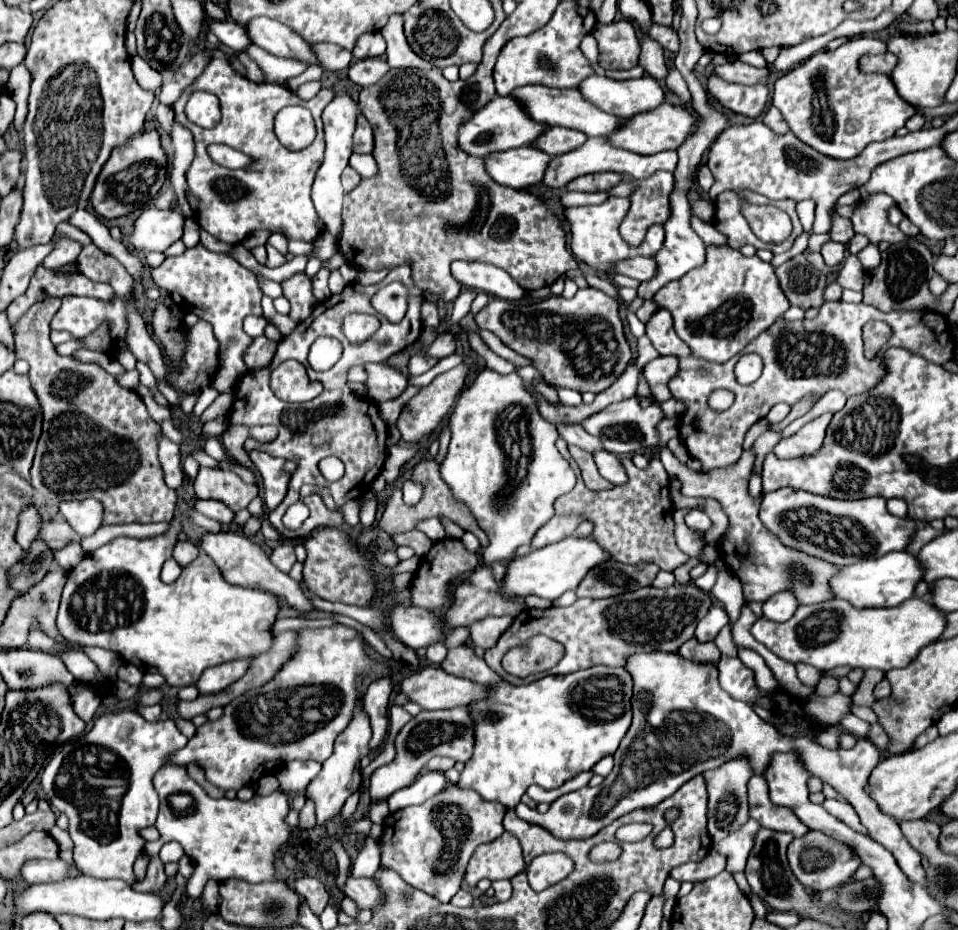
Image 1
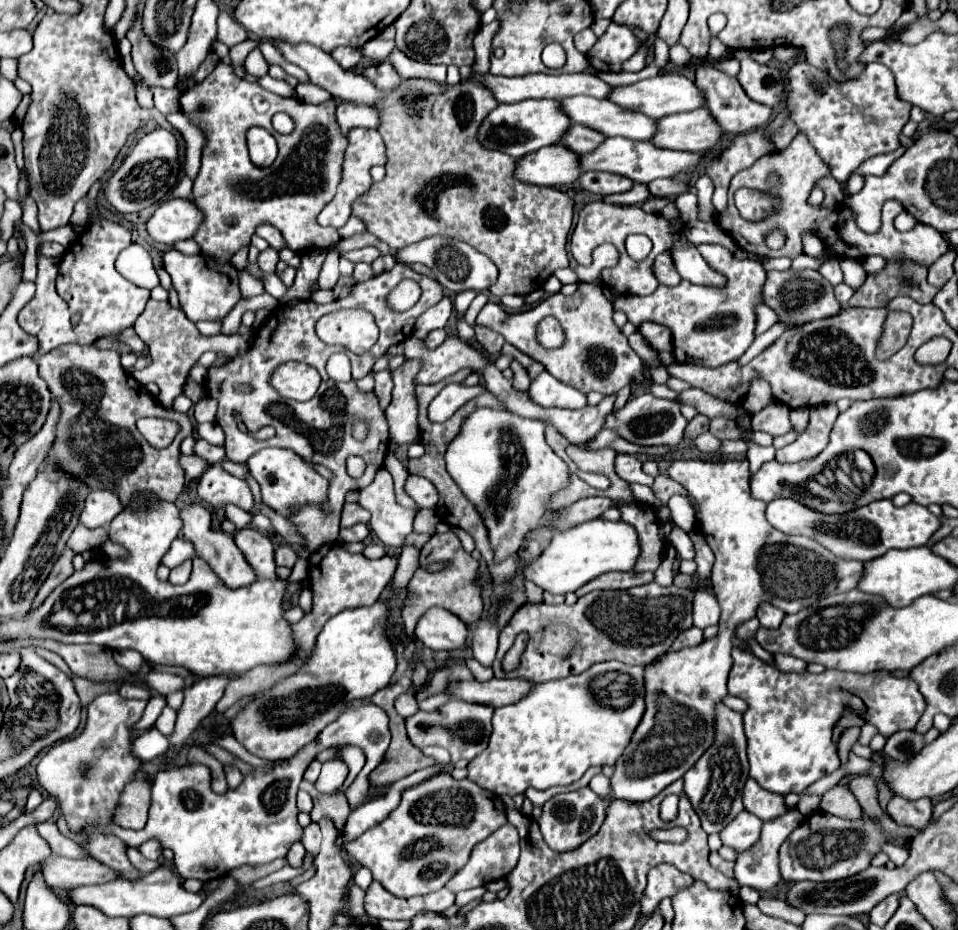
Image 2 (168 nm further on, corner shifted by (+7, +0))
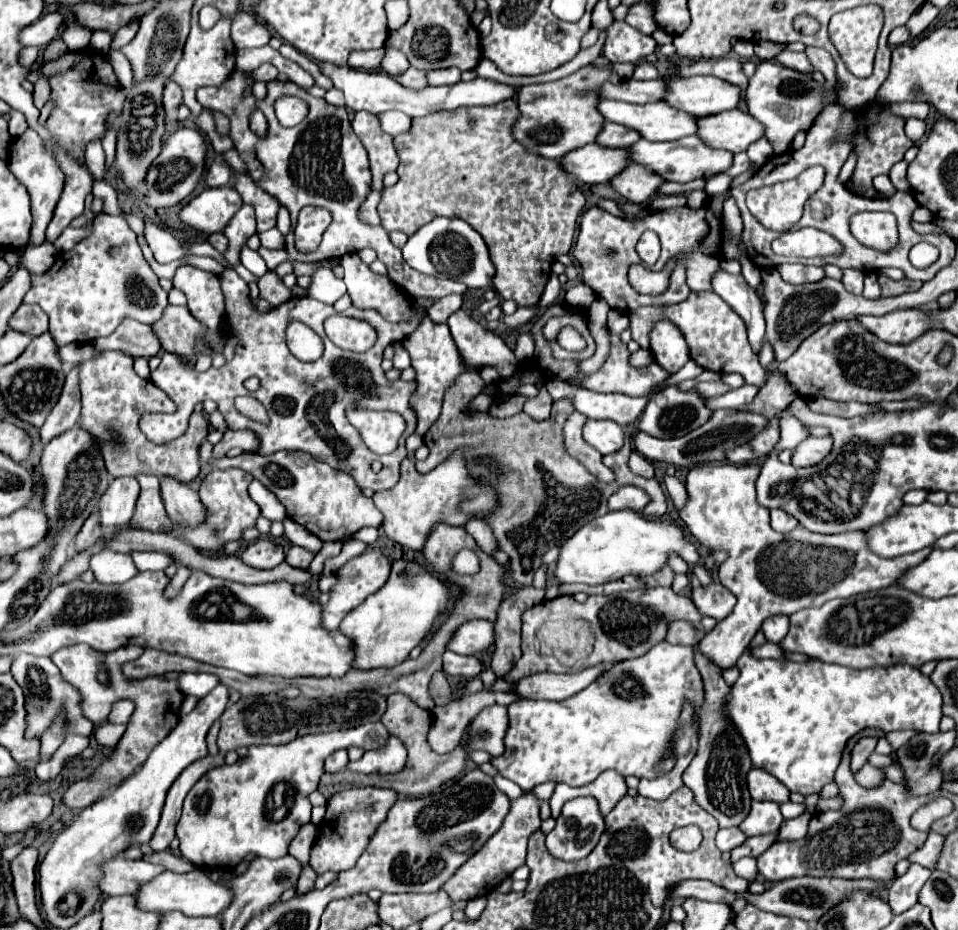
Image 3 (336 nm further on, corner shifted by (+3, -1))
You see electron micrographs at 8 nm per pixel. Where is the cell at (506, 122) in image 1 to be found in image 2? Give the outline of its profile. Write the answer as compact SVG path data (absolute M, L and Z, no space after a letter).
M521 100L515 104L499 104L495 110L491 110L477 130L477 140L489 150L499 150L519 158L539 150L541 146L557 144L569 126L571 122L559 112L557 100Z

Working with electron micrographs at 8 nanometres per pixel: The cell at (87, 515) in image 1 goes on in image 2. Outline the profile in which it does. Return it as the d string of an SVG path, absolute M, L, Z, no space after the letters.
M89 492L85 506L81 510L79 522L85 528L99 528L99 526L107 526L119 512L121 512L121 504L119 498L111 492Z

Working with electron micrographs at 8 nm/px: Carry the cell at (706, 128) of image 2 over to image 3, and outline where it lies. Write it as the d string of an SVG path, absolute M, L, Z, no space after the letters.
M731 109L727 113L699 119L699 137L713 149L727 149L731 153L747 151L751 143L765 137L765 125L753 115Z

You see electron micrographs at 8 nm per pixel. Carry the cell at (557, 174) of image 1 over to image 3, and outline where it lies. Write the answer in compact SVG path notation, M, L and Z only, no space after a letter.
M697 135L695 137L683 137L679 141L669 141L669 143L651 143L647 139L641 139L631 147L635 153L635 163L651 165L651 169L657 169L657 173L663 173L667 181L677 181L677 183L687 183L693 179L707 179L717 173L725 173L733 165L733 153L725 149L713 149L707 147Z

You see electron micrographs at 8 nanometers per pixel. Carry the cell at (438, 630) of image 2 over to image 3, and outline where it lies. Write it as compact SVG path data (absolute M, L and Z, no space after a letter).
M469 621L459 629L459 633L451 639L447 649L459 655L475 655L489 649L495 643L495 623L491 621Z

